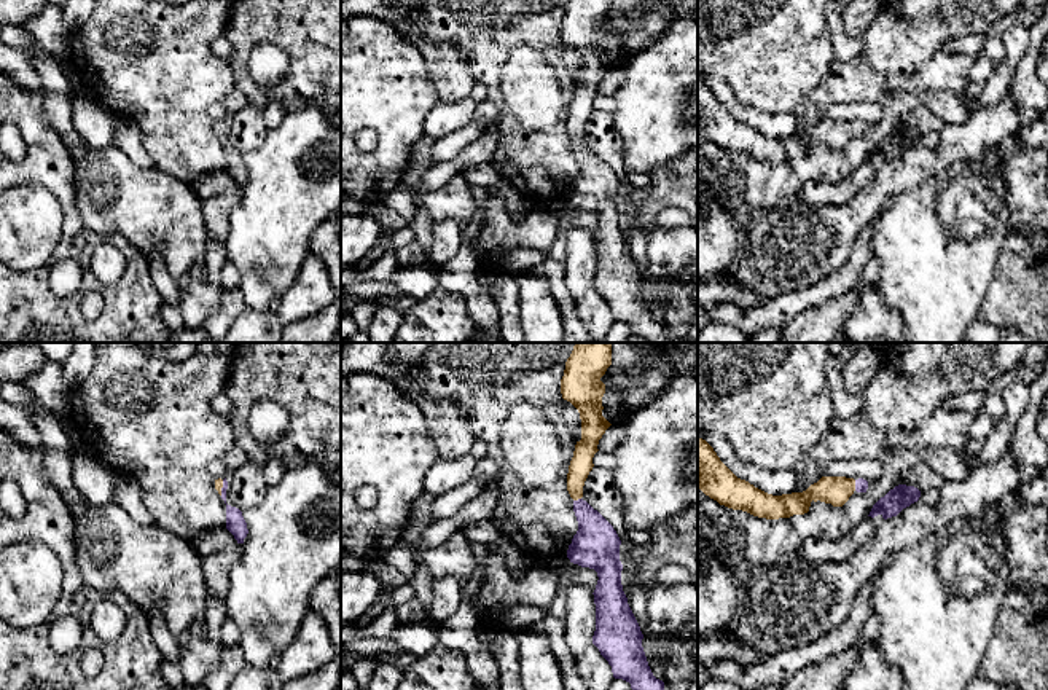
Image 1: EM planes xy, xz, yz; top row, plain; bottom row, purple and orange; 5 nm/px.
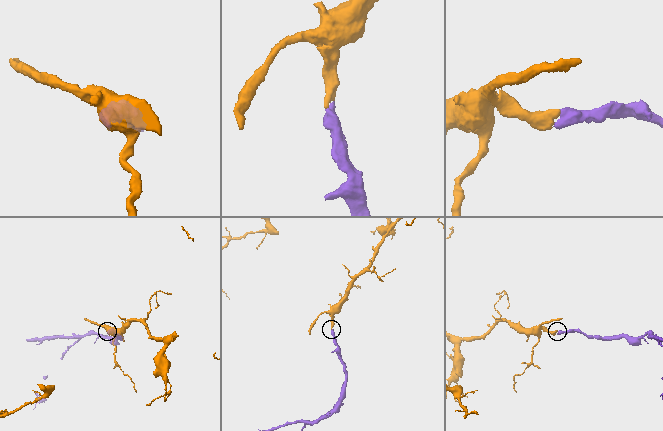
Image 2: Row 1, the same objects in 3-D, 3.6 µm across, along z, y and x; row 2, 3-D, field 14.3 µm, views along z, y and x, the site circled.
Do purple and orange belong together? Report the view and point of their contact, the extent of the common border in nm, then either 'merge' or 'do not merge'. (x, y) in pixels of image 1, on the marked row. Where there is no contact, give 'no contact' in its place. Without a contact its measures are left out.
yz (856, 485) | 60 nm | merge

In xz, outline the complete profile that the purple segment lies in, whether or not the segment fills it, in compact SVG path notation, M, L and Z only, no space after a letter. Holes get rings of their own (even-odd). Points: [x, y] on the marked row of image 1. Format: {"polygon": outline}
{"polygon": "M575 343L561 379L562 398L578 410L581 419L581 440L575 445L567 473L567 491L578 521L567 558L597 572L592 644L612 666L613 677L629 682L632 690L664 690L664 682L648 666L643 634L623 591L621 540L613 526L581 499L599 440L612 425L602 416L605 384L600 381L610 365L612 343Z"}

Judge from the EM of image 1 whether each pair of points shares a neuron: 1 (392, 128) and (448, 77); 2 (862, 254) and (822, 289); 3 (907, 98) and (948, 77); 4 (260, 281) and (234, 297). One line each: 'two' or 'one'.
1: two
2: one
3: one
4: two

